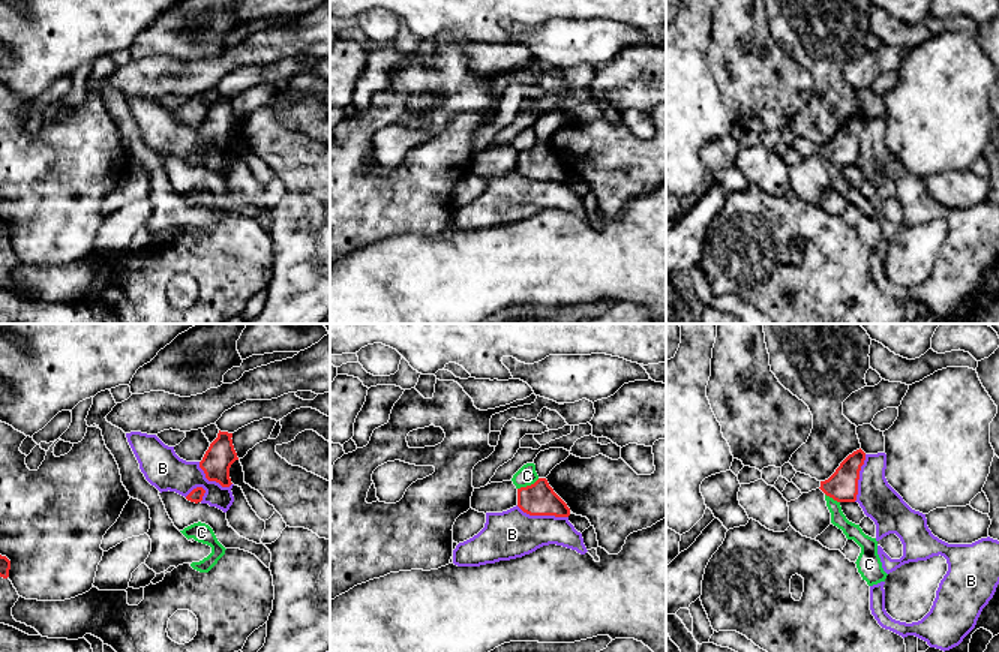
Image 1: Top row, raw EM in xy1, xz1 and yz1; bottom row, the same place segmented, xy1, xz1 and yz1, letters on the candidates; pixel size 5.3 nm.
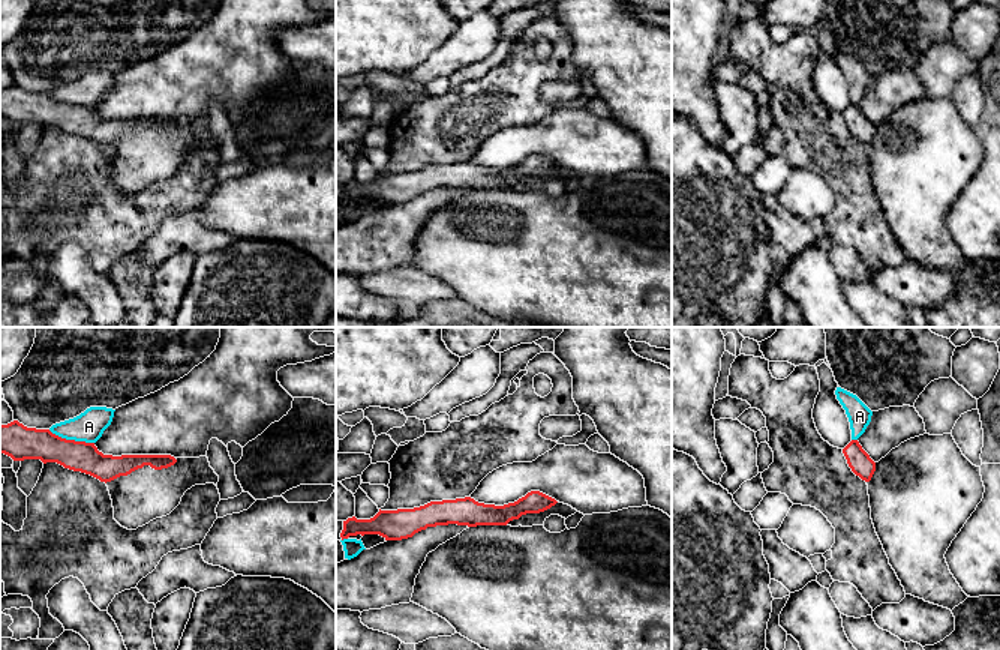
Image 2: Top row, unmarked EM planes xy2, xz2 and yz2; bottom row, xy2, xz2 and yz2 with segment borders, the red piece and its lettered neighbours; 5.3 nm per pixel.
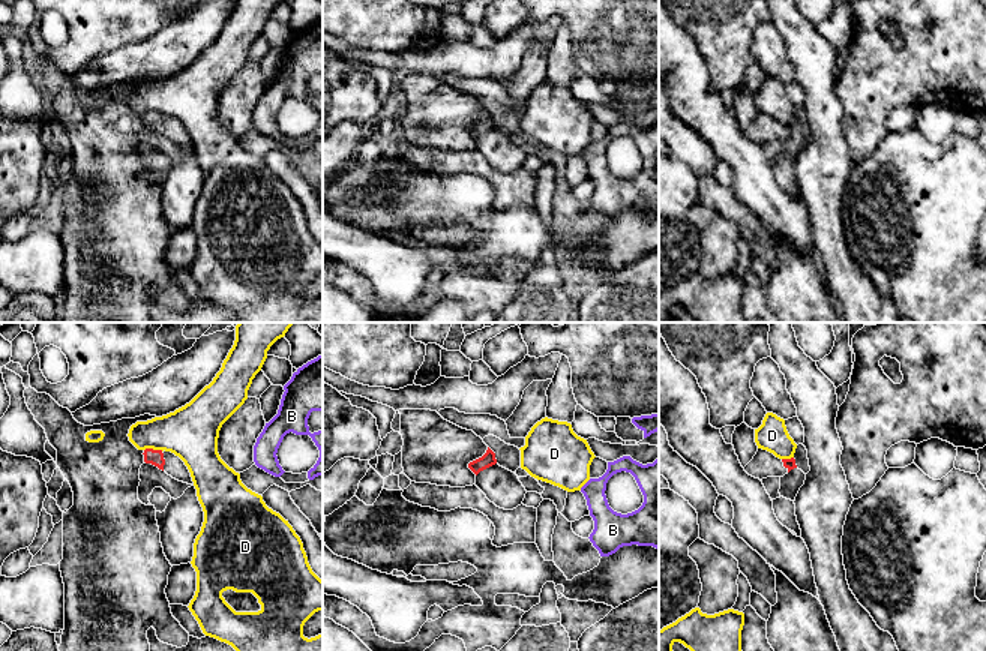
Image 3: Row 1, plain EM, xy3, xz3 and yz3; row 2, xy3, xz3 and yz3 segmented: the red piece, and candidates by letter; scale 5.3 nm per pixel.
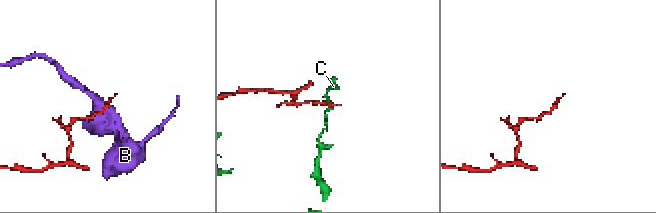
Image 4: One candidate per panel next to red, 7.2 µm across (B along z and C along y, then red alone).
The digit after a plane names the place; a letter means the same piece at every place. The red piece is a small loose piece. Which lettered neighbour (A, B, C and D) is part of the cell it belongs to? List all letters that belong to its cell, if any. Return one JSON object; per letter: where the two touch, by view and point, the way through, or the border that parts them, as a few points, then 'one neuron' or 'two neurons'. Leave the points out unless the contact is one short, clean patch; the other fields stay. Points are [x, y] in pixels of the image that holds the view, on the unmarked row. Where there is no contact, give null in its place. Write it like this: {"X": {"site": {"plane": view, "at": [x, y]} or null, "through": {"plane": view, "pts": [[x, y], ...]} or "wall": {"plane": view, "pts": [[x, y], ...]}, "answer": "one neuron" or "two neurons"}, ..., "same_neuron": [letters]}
{"A": {"site": {"plane": "xy2", "at": [71, 104]}, "answer": "two neurons"}, "B": {"site": {"plane": "xz1", "at": [542, 179]}, "wall": {"plane": "xz1", "pts": [[516, 170], [530, 179], [567, 182]]}, "answer": "two neurons"}, "C": {"site": {"plane": "xz1", "at": [528, 150]}, "wall": {"plane": "xz1", "pts": [[539, 143], [518, 153]]}, "answer": "two neurons"}, "D": {"site": {"plane": "xy3", "at": [152, 113]}, "wall": {"plane": "xy3", "pts": [[144, 113], [162, 114]]}, "answer": "two neurons"}, "same_neuron": []}

